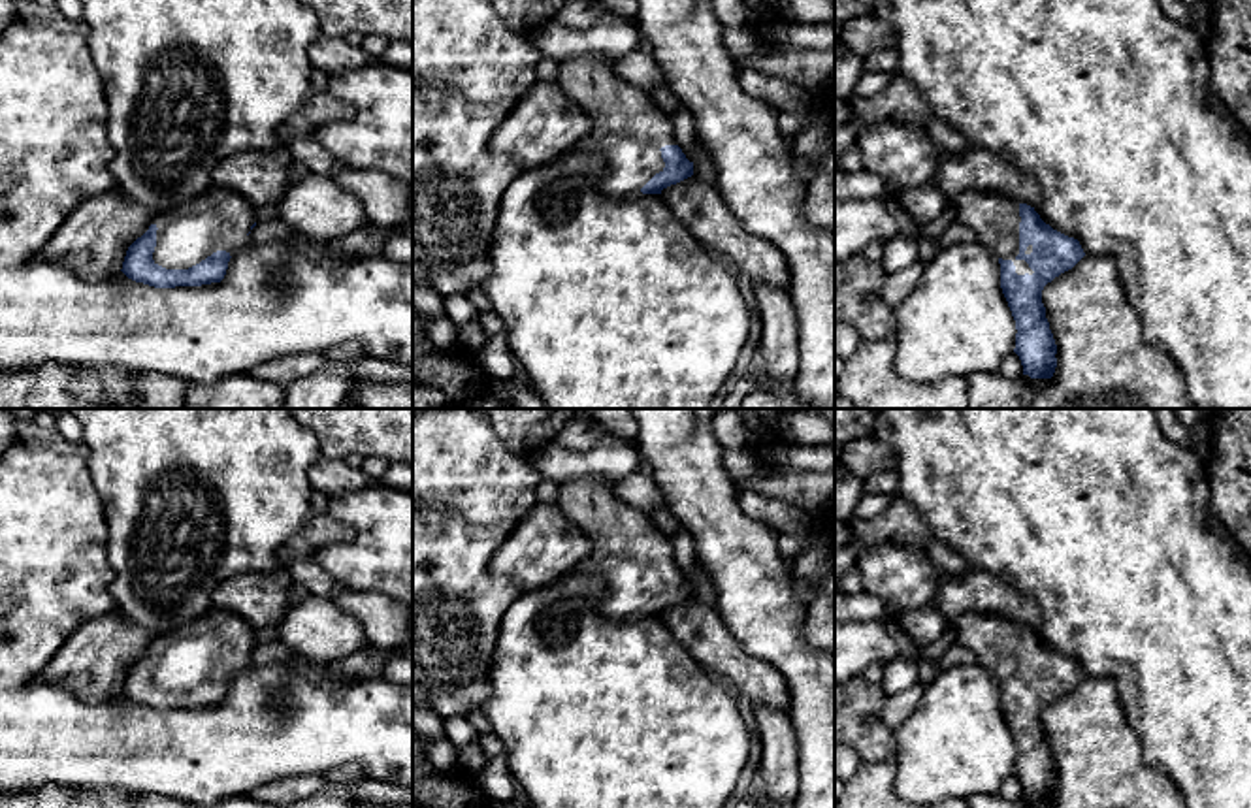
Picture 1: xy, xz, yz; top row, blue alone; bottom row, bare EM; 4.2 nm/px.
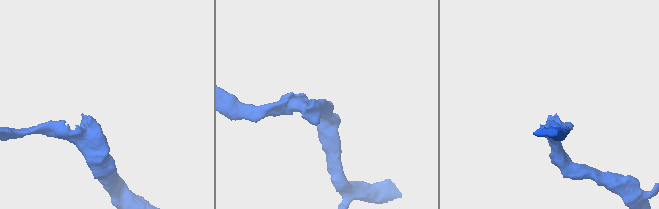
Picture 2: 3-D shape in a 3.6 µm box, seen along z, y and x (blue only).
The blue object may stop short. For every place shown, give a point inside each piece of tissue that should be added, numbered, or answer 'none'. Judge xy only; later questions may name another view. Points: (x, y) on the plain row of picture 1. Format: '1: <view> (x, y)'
1: xy (183, 662)

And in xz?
1: xz (613, 526)

